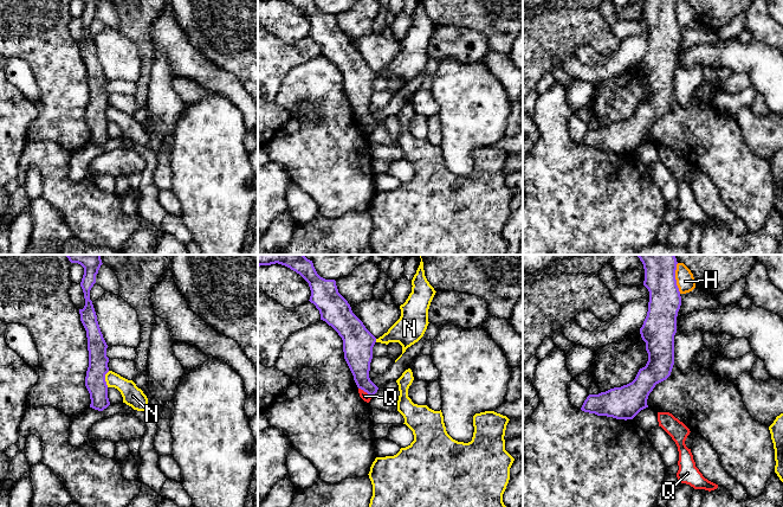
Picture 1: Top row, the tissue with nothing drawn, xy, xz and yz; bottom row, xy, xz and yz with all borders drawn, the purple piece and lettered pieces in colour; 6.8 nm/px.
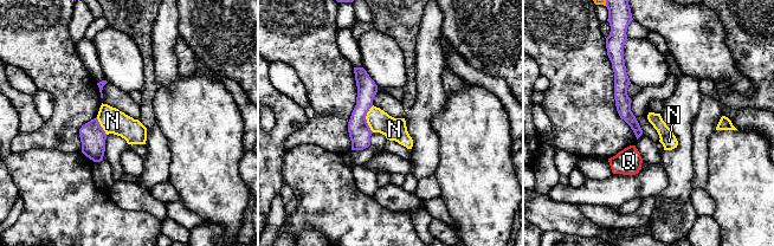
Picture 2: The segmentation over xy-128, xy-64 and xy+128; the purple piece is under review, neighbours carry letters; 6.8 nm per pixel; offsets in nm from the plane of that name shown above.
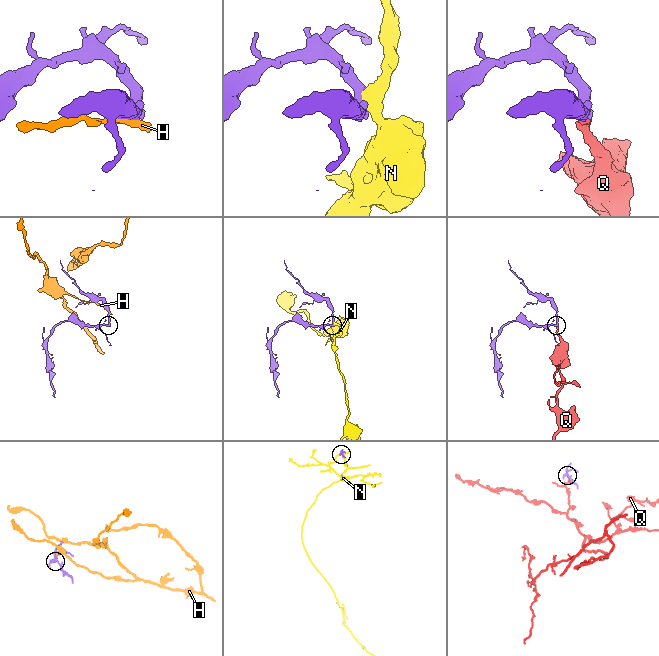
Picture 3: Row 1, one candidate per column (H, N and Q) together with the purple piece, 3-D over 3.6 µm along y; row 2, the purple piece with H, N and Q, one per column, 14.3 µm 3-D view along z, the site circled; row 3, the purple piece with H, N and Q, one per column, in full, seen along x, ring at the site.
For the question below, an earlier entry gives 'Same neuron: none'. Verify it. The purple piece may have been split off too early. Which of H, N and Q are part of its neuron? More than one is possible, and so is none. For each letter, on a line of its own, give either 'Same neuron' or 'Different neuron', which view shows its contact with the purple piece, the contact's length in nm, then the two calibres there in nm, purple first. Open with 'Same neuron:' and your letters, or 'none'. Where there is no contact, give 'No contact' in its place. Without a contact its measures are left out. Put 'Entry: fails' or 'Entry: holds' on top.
Entry: holds
Same neuron: none
H: Different neuron. Touches purple in yz. Shared border 190 nm. Thickness 220 nm (purple) against 130 nm
N: Different neuron. Touches purple in xy. Shared border 110 nm. Thickness 140 nm (purple) against 140 nm
Q: Different neuron. Touches purple in xz. Shared border 110 nm. Thickness 180 nm (purple) against 60 nm

